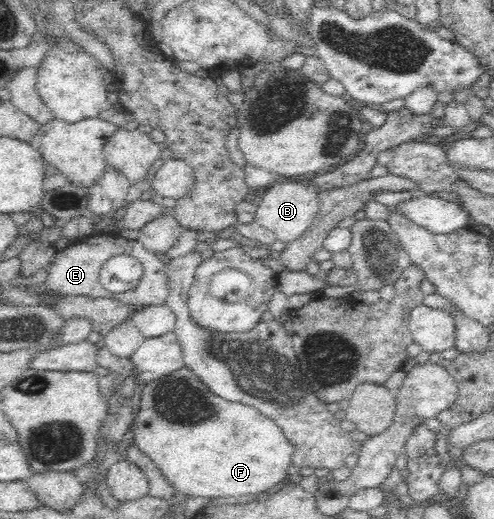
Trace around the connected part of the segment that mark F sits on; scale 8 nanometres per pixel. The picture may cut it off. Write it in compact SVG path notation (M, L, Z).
M185 367L174 371L173 373L163 376L161 379L145 384L139 405L137 417L132 420L132 442L135 447L141 449L147 458L151 458L155 466L161 471L165 480L173 486L176 493L187 495L188 497L248 497L249 495L257 495L264 492L272 492L279 489L287 482L287 469L293 465L293 453L295 448L291 446L289 440L285 437L283 430L270 418L261 415L255 407L247 407L243 403L231 402L217 397L214 393L208 390L208 387L190 370Z

